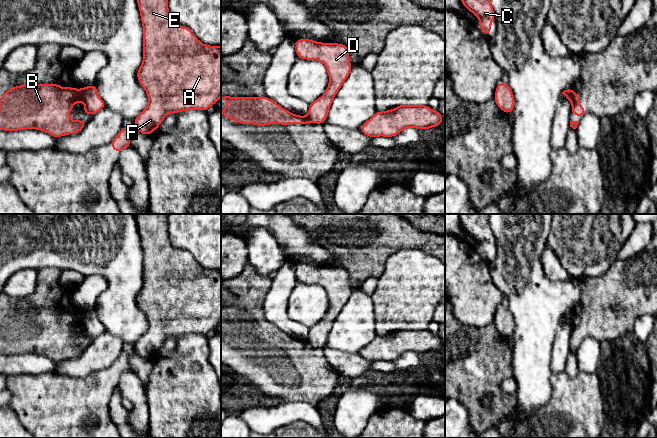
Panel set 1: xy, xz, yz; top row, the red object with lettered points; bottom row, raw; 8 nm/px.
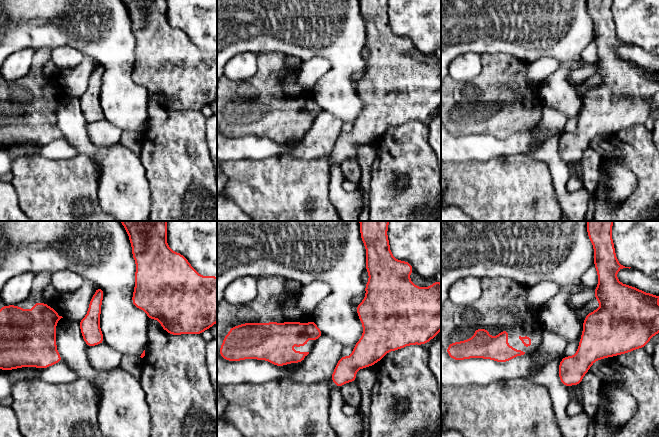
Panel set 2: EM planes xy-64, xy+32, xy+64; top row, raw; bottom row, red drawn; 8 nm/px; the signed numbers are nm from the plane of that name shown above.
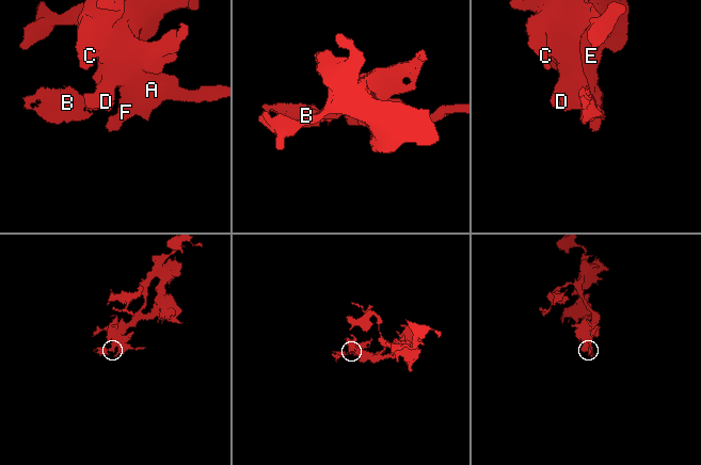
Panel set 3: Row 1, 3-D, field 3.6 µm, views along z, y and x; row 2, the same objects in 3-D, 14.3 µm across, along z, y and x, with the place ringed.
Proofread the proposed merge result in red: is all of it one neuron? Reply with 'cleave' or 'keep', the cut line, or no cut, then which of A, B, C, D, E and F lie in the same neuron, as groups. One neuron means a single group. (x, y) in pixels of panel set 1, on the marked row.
cleave | yz (571, 90), (572, 103) | A C D E F / B

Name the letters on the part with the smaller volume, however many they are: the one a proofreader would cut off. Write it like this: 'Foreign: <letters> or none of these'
Foreign: B

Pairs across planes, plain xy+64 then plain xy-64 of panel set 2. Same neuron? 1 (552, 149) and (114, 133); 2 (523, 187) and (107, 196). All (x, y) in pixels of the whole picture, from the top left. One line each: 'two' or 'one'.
1: one
2: two

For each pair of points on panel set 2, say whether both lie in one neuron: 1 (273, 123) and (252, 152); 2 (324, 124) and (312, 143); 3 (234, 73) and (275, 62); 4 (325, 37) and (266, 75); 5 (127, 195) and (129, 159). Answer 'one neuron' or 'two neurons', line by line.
1: two neurons
2: one neuron
3: two neurons
4: two neurons
5: one neuron

